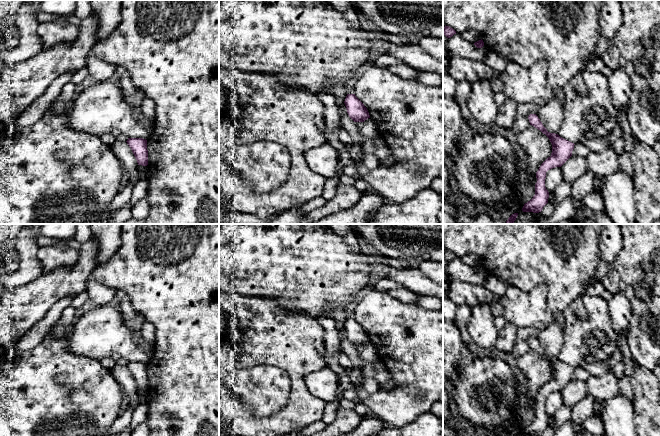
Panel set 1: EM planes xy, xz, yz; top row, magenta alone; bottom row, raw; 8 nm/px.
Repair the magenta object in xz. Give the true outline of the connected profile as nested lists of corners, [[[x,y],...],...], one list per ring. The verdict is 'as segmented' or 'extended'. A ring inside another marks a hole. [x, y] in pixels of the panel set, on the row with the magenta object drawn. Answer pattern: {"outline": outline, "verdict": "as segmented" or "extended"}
{"outline": [[[347,94],[344,103],[349,117],[354,122],[364,122],[365,120],[370,118],[367,108],[355,96],[355,94]]], "verdict": "as segmented"}

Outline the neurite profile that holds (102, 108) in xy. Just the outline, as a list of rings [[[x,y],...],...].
[[[95,82],[88,89],[76,96],[72,108],[67,112],[67,123],[79,132],[86,132],[102,136],[119,130],[128,138],[148,139],[152,133],[152,127],[139,123],[133,115],[133,109],[128,104],[120,87],[113,82]]]

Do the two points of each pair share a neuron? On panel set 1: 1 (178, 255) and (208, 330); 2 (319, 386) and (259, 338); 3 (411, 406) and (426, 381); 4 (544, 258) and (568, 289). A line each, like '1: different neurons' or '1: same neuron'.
1: same neuron
2: different neurons
3: same neuron
4: same neuron

